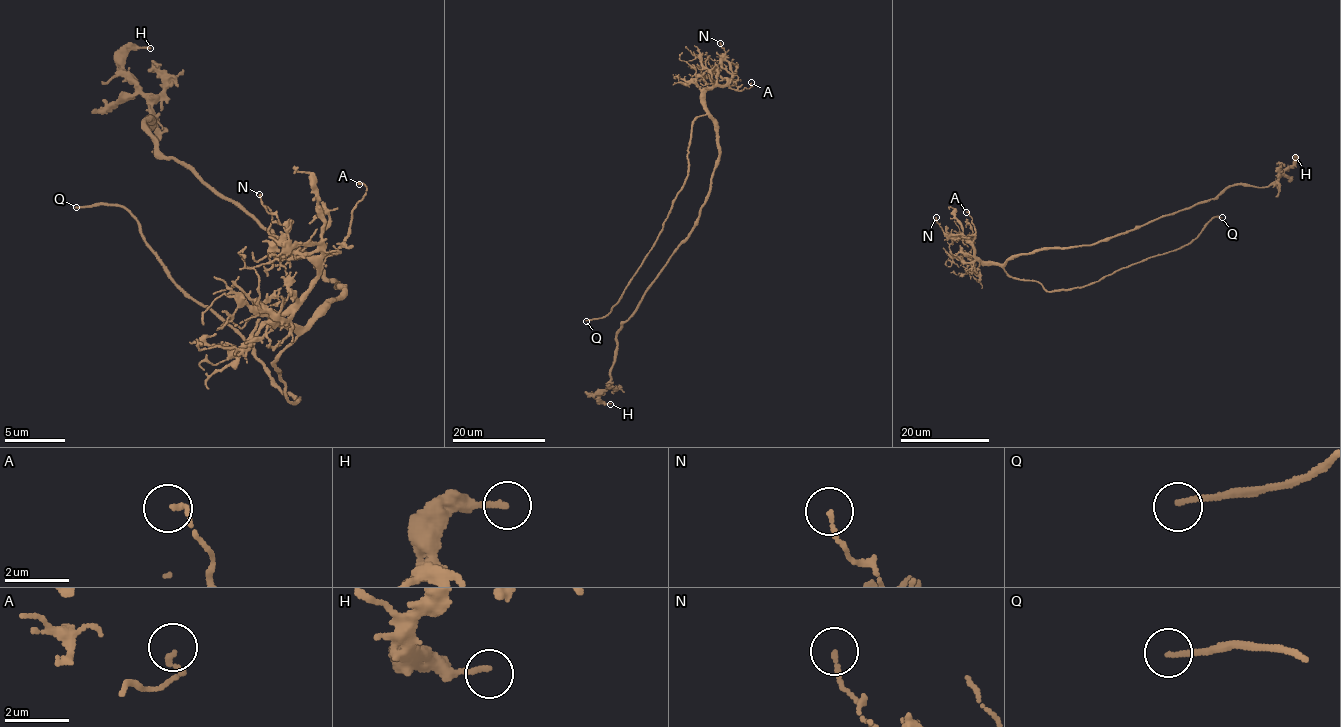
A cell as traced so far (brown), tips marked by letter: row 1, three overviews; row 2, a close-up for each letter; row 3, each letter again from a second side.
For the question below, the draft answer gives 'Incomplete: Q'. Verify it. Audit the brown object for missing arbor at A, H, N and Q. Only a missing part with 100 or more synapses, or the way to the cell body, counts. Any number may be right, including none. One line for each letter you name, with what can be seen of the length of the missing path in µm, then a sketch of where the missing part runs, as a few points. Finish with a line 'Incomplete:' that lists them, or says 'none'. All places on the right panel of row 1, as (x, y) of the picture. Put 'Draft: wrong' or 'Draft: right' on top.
Draft: right
Q: Missing length about 40 µm
Incomplete: Q

